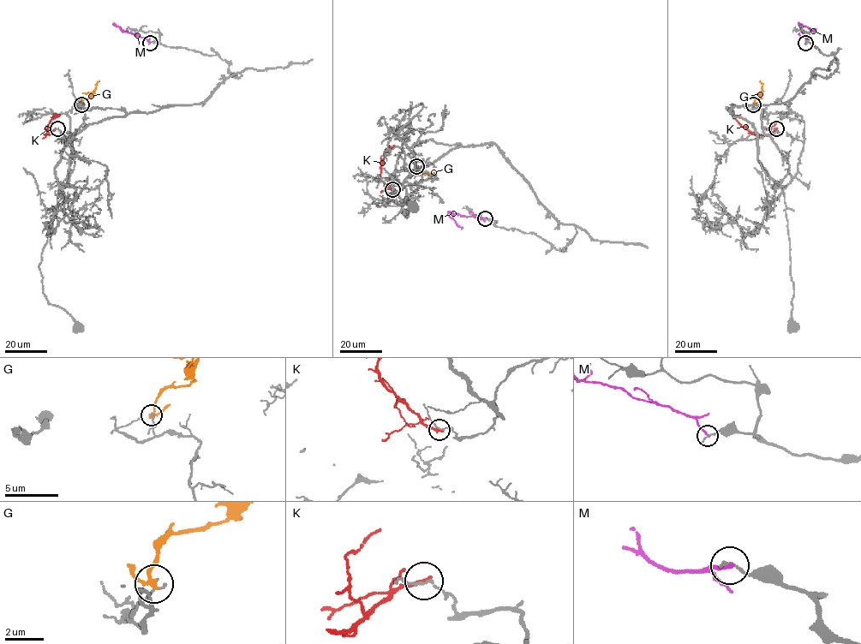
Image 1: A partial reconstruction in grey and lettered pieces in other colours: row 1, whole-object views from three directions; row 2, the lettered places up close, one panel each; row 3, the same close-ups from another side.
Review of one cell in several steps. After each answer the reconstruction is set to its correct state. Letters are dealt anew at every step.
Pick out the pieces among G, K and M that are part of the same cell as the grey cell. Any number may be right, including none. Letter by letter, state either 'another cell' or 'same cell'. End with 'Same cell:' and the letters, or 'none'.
G: another cell
K: another cell
M: another cell
Same cell: none

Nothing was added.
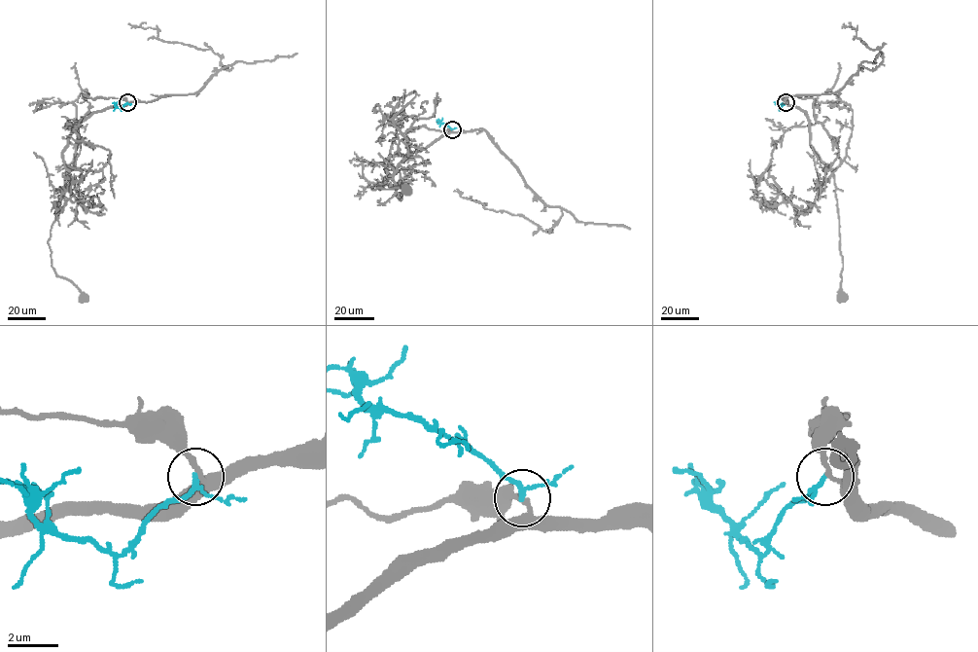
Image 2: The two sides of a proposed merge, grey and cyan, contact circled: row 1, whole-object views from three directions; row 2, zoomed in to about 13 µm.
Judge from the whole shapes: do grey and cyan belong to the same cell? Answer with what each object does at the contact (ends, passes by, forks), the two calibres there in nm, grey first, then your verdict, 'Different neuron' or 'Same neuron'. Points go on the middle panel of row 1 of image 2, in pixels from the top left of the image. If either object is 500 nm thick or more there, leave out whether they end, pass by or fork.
At the ring grey passes by. At the ring cyan passes by. Thickness 240 nm (grey) against 150 nm. Different neuron

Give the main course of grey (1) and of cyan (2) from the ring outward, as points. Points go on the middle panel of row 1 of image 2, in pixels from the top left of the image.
1: (452, 129), (423, 149), (390, 156), (384, 161), (387, 183), (369, 186), (373, 190), (379, 187), (406, 189)
2: (452, 129), (439, 122), (442, 118)

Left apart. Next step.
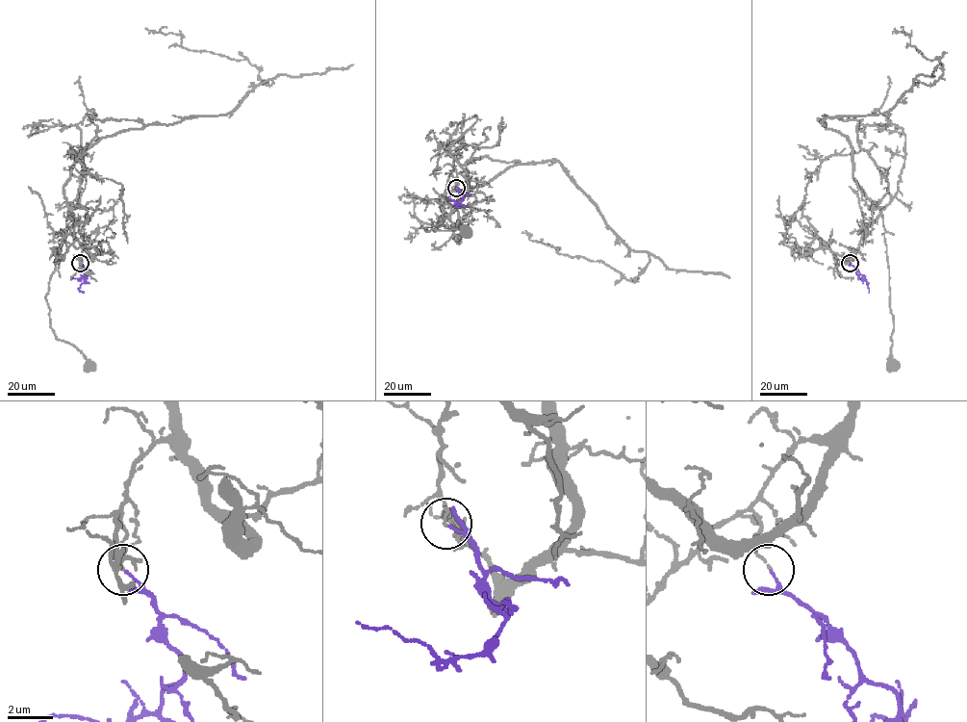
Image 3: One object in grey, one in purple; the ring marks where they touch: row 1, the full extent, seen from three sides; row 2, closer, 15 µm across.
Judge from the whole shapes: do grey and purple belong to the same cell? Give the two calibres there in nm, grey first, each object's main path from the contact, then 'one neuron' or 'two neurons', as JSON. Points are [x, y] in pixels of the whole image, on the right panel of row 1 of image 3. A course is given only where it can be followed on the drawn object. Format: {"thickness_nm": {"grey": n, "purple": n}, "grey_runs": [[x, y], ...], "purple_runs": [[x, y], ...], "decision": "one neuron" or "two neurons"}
{"thickness_nm": {"grey": 110, "purple": 90}, "grey_runs": [[850, 263], [849, 255], [856, 248], [861, 235], [880, 210], [894, 327], [890, 339], [892, 363]], "purple_runs": [[850, 263], [863, 275], [868, 293]], "decision": "two neurons"}

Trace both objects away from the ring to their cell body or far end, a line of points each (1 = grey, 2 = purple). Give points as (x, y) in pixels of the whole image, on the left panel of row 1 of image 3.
1: (80, 263), (85, 244), (68, 210), (65, 239), (46, 300), (54, 335), (73, 345), (89, 363)
2: (81, 263), (87, 272), (85, 282), (79, 288), (84, 293)

